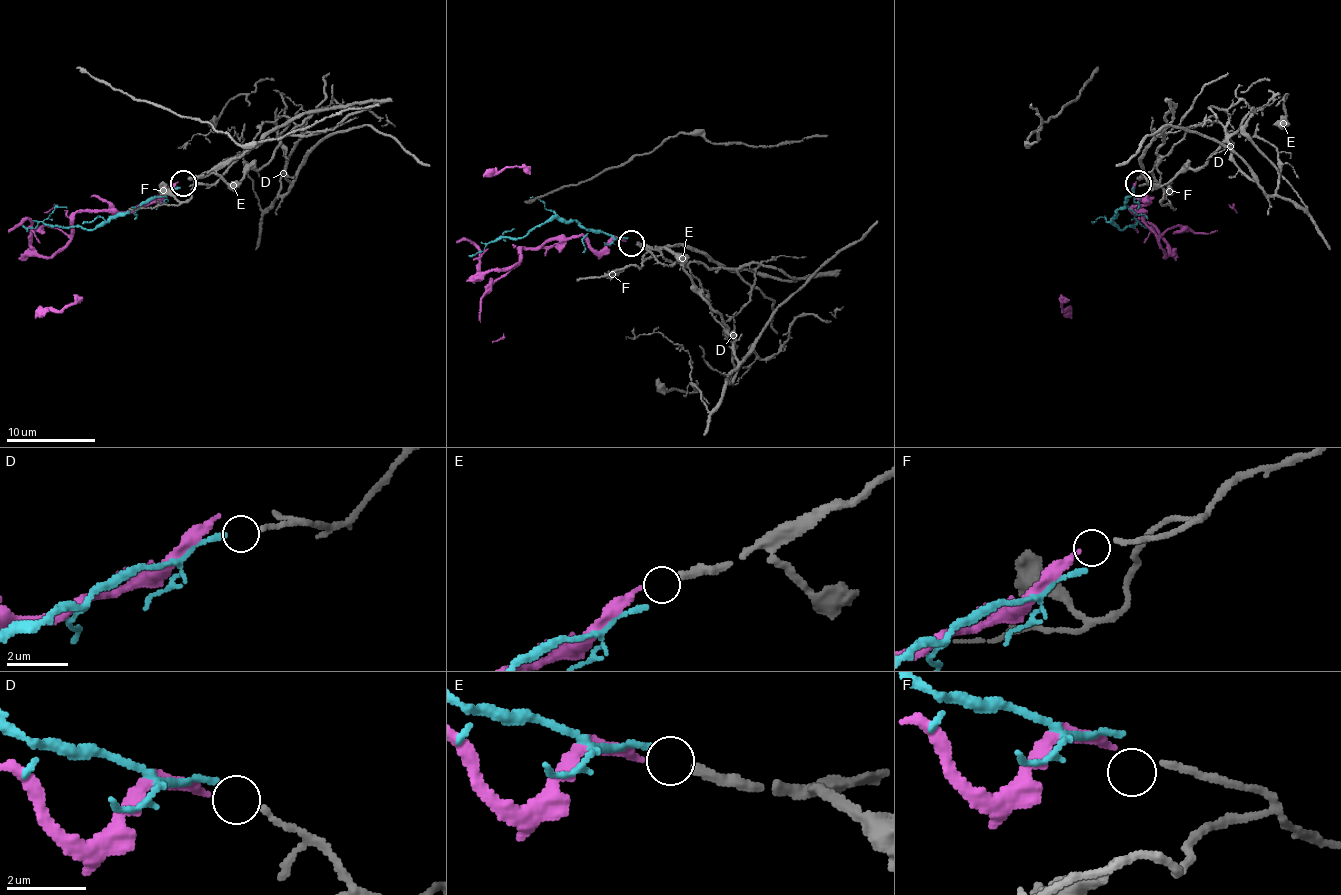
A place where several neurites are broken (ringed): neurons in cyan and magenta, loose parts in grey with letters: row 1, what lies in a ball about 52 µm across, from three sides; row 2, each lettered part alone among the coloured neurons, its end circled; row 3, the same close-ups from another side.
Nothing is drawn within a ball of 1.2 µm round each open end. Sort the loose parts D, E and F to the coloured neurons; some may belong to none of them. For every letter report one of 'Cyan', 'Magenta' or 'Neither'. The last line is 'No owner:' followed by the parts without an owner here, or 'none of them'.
D: Cyan
E: Magenta
F: Neither
No owner: F

